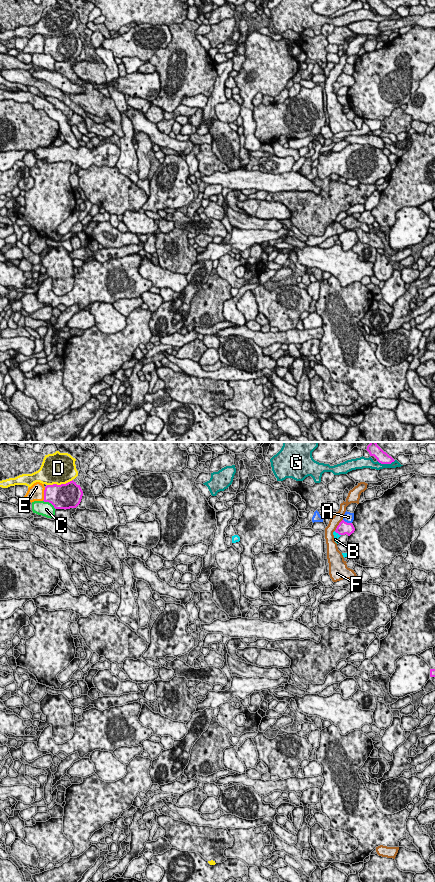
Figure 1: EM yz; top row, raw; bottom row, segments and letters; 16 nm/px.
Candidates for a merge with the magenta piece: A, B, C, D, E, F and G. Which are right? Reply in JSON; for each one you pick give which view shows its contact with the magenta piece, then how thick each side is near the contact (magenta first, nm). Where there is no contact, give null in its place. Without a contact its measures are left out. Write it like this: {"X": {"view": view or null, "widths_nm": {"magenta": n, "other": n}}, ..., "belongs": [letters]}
{"B": {"view": "yz", "widths_nm": {"magenta": 200, "other": 90}}, "belongs": ["B"]}

